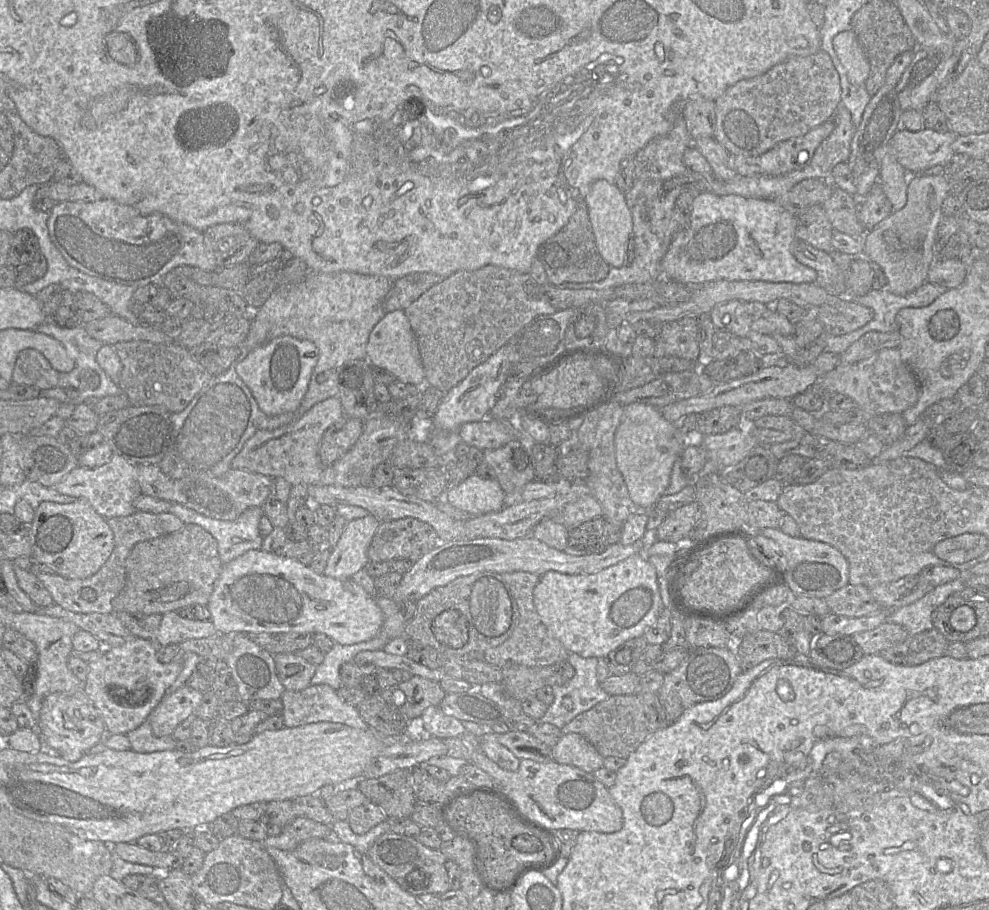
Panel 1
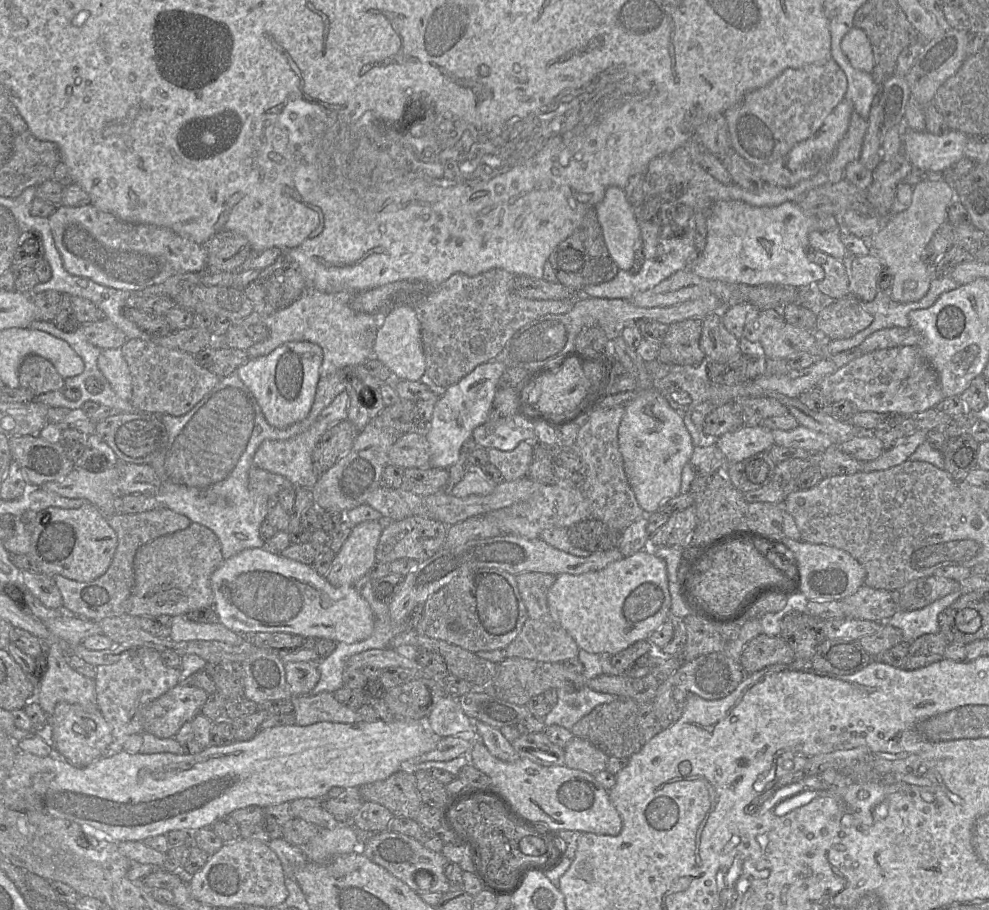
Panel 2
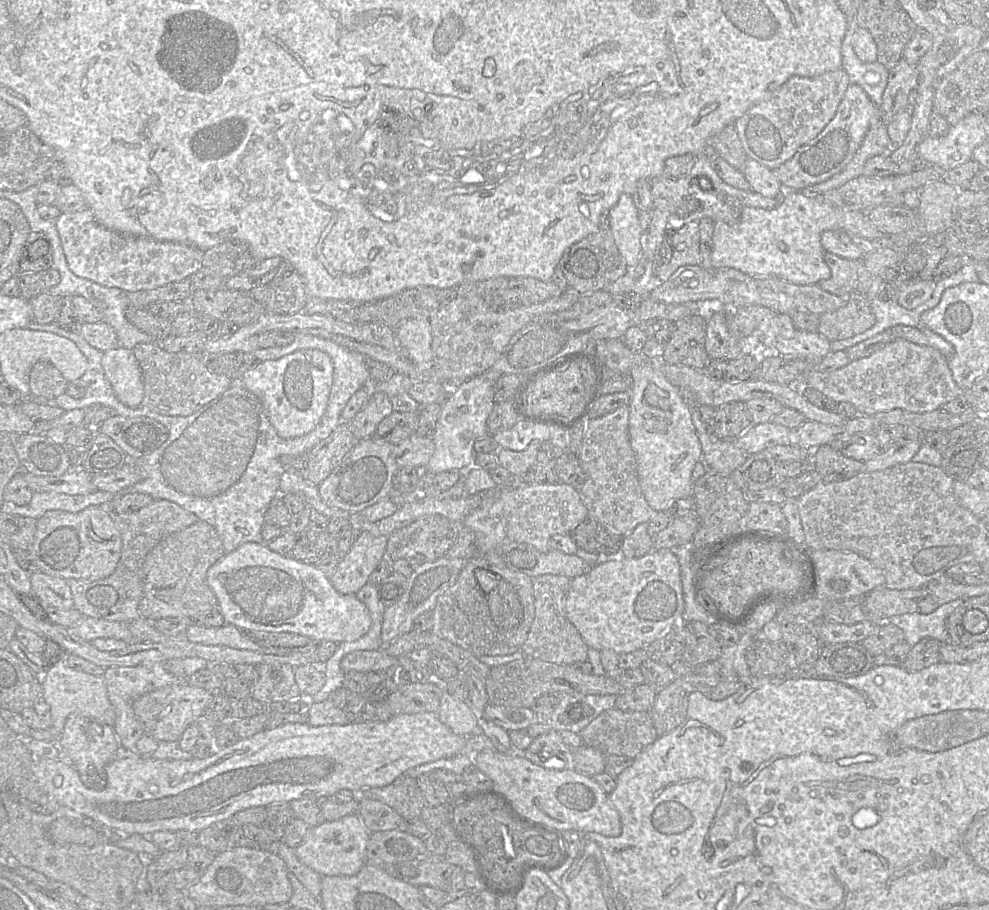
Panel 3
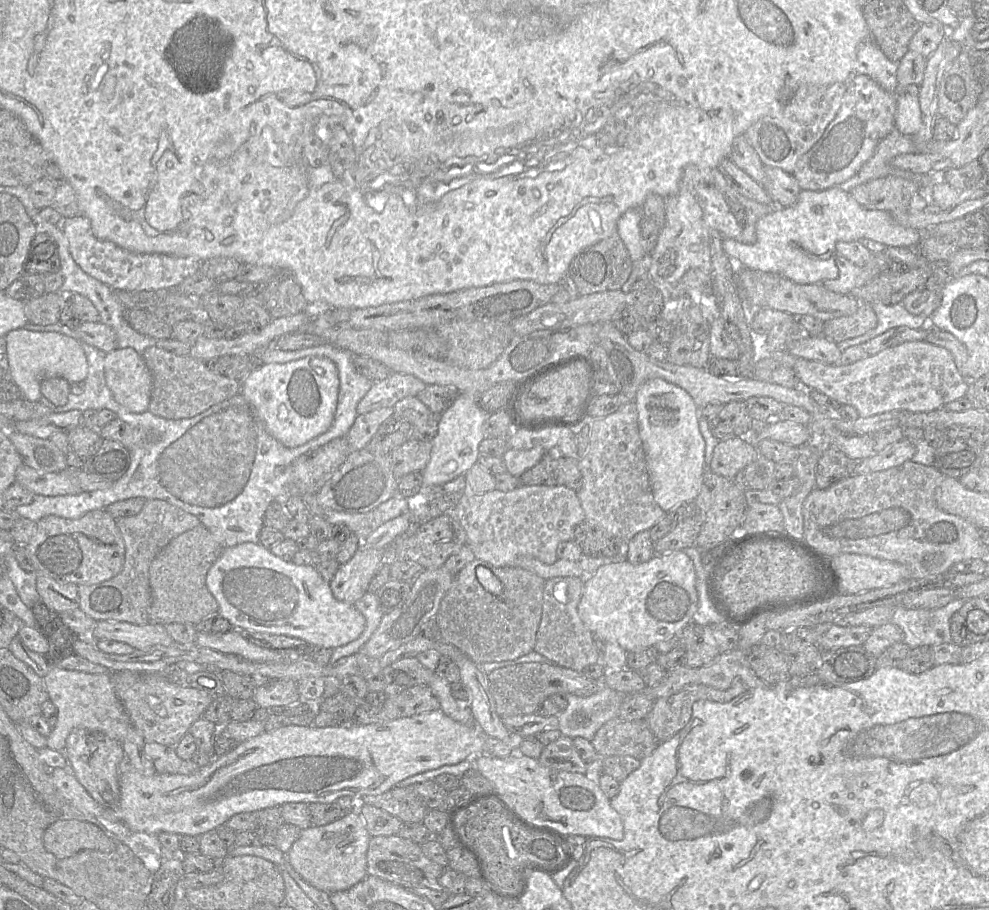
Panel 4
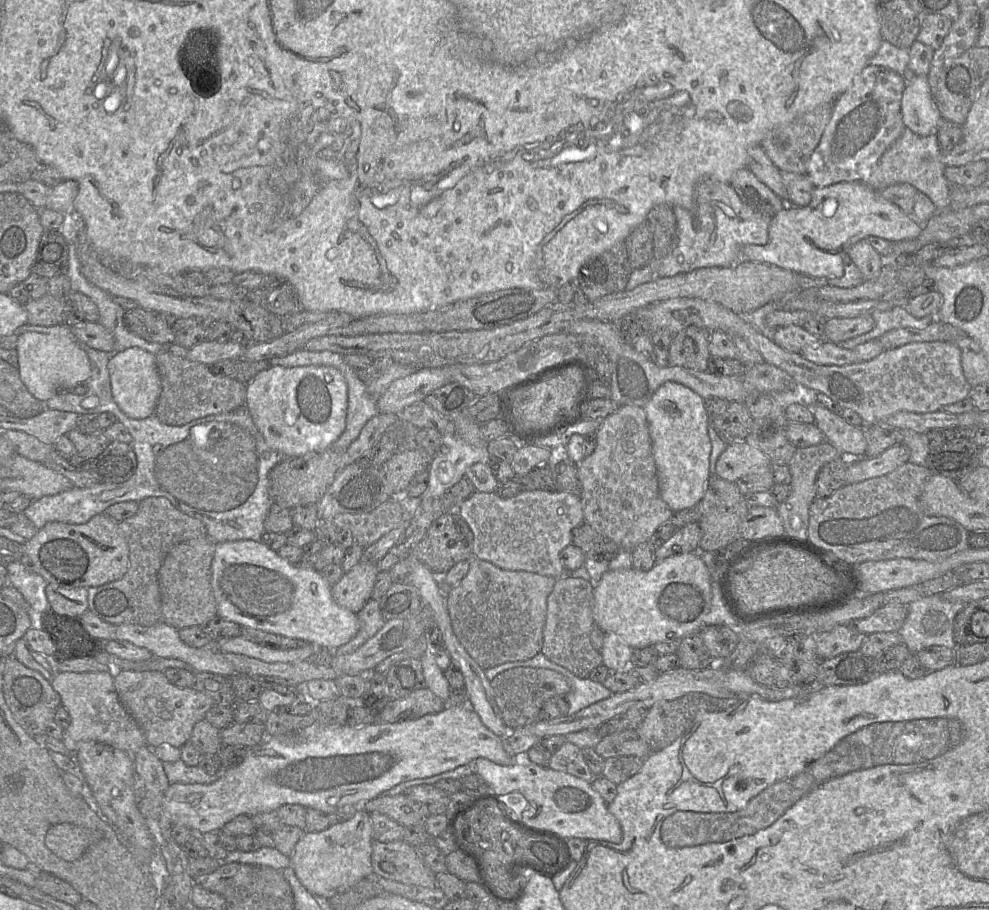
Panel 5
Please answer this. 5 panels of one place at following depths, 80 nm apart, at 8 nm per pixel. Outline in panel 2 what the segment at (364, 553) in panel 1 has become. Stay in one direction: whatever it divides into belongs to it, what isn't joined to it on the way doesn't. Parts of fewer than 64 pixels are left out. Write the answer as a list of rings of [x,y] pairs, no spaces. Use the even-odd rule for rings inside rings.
[[[365,521],[353,526],[325,576],[332,586],[354,586],[367,575],[376,562],[376,549],[382,529],[378,521]]]

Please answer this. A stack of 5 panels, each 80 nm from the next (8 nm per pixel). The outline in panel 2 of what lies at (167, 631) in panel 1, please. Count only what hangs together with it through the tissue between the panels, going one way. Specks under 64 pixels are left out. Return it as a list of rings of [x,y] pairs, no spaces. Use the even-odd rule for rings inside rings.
[[[183,615],[172,617],[171,634],[173,641],[216,640],[231,645],[242,642],[242,635],[231,631],[221,623],[196,623]]]

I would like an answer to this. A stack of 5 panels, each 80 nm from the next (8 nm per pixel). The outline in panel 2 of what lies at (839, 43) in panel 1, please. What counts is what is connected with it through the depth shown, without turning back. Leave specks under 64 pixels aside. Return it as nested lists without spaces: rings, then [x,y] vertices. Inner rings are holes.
[[[853,27],[846,33],[841,41],[841,49],[854,68],[872,73],[874,54],[870,40],[862,29]]]

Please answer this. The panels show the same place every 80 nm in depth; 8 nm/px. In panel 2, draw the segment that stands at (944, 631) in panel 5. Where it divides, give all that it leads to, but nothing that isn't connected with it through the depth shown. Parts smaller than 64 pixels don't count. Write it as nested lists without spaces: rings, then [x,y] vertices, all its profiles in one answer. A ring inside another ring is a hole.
[[[961,590],[954,591],[933,603],[916,610],[898,610],[886,622],[902,631],[903,642],[912,643],[924,634],[940,632],[938,615],[961,595]]]

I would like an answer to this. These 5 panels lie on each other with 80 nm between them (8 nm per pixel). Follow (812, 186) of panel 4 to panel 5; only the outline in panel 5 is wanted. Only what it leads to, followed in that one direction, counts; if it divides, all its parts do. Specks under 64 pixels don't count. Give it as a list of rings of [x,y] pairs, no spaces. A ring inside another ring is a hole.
[[[868,65],[854,77],[850,88],[834,102],[834,109],[818,146],[812,152],[806,176],[815,188],[867,179],[883,153],[905,130],[901,99],[906,88],[902,75]]]

